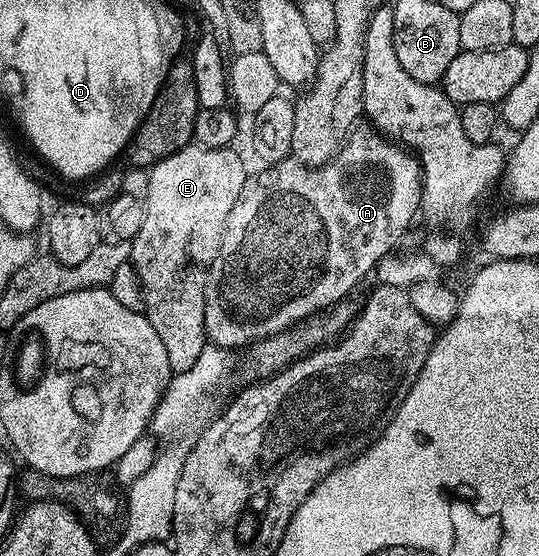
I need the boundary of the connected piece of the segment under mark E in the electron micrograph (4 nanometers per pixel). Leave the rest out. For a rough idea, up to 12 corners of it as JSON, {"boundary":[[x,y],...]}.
{"boundary":[[228,146],[149,167],[130,243],[175,374],[208,344],[204,292],[248,177]]}

